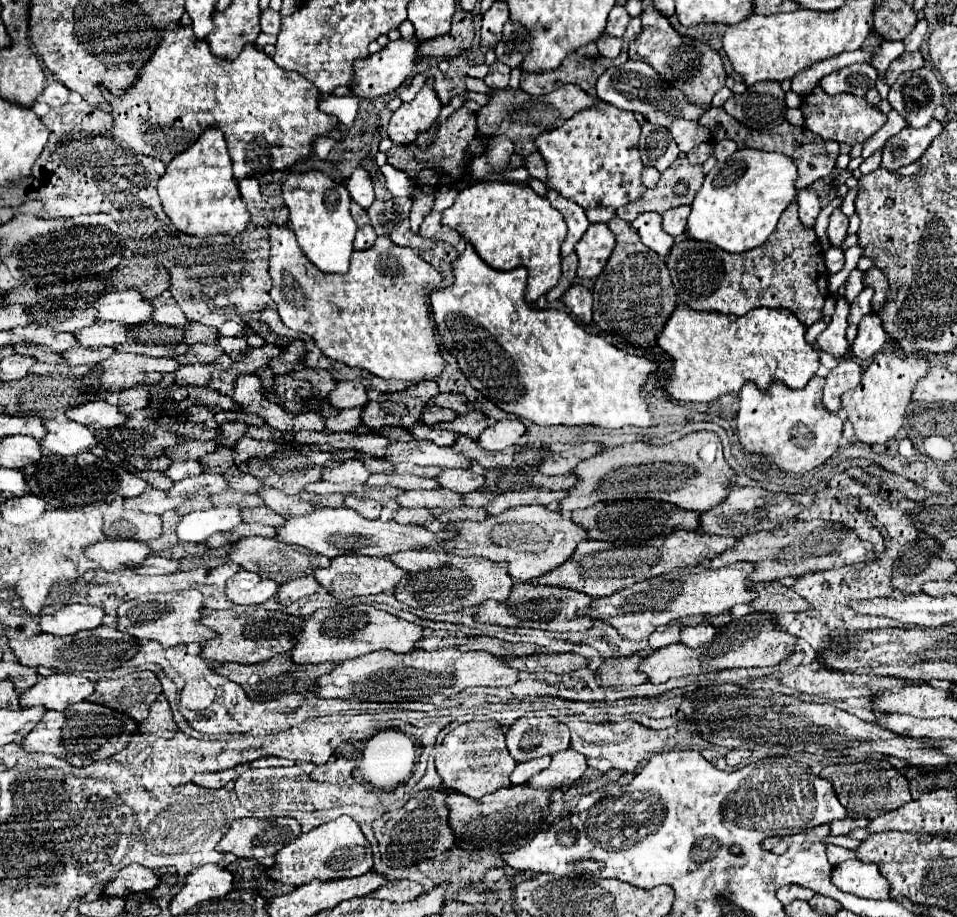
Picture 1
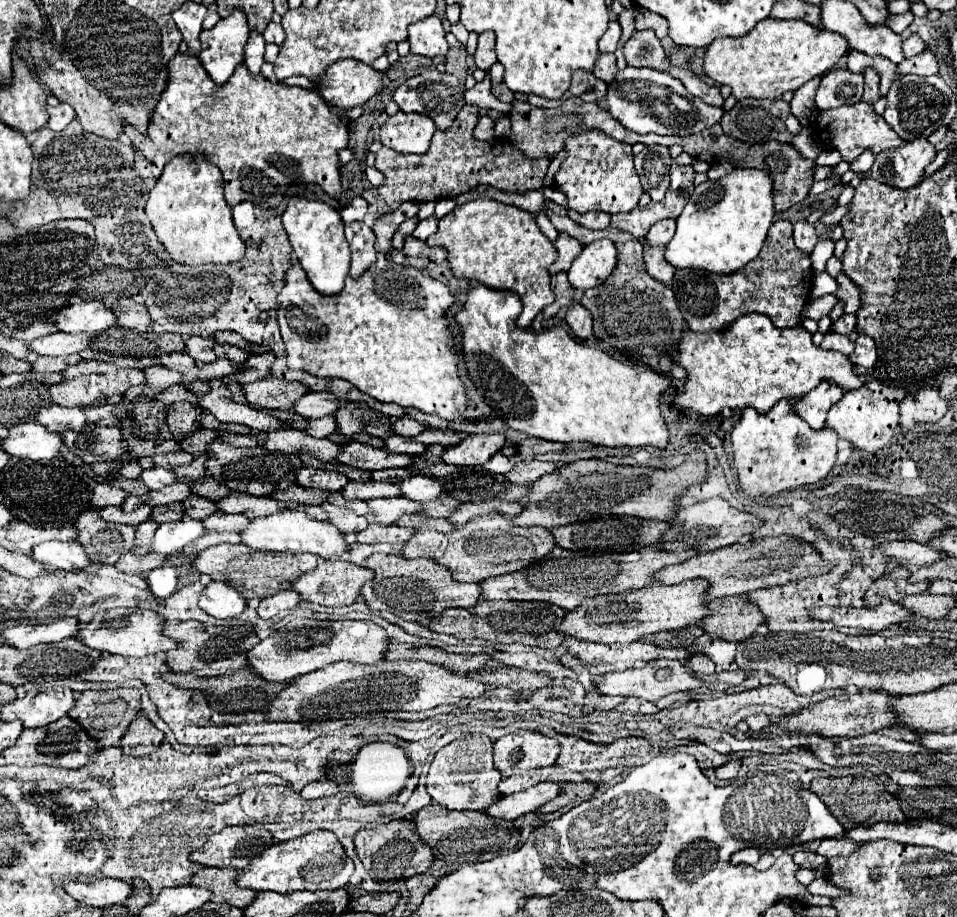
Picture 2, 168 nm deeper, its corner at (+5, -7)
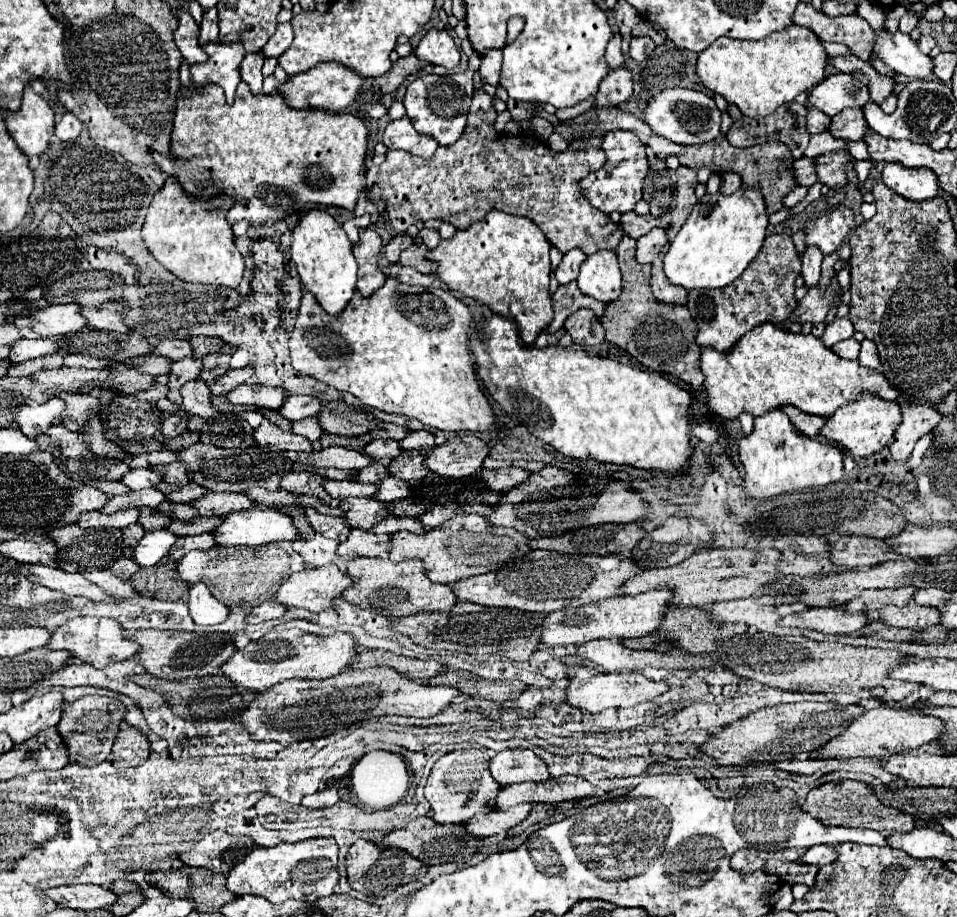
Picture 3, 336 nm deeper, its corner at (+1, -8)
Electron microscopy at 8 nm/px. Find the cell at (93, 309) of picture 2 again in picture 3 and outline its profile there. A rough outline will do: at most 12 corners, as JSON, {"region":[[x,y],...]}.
{"region":[[78,303],[48,305],[32,315],[42,337],[62,337],[88,321]]}

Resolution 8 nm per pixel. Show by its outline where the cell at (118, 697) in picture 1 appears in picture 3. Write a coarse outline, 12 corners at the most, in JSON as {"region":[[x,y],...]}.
{"region":[[116,699],[66,703],[58,733],[70,761],[110,757],[126,711]]}

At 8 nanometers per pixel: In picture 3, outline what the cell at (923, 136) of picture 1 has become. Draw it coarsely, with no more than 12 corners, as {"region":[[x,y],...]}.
{"region":[[886,163],[882,181],[898,195],[922,201],[938,195],[930,169]]}

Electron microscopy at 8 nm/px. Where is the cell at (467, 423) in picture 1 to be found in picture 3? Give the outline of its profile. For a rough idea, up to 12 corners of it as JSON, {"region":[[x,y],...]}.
{"region":[[412,431],[400,441],[406,451],[430,453],[436,437],[430,431]]}

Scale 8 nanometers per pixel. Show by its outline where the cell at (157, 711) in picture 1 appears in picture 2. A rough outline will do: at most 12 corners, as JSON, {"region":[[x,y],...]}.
{"region":[[140,714],[118,742],[122,750],[158,748],[164,734]]}

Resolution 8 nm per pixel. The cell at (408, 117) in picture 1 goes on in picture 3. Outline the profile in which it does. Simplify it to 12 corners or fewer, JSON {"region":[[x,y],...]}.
{"region":[[408,117],[386,125],[384,145],[430,159],[438,143]]}

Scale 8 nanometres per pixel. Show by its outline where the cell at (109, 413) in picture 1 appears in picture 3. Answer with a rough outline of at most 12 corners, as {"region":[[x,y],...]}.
{"region":[[66,401],[24,405],[14,423],[28,437],[62,421]]}

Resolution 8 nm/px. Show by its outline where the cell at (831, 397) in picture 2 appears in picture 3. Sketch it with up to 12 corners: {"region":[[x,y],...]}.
{"region":[[790,405],[782,411],[800,433],[816,439],[828,417],[814,417]]}

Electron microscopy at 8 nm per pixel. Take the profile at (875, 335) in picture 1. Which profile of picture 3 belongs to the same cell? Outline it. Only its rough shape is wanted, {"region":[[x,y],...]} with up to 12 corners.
{"region":[[862,341],[858,363],[868,369],[880,367],[876,345]]}

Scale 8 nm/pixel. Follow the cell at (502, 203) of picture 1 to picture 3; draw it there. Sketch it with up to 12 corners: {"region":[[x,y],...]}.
{"region":[[502,211],[426,257],[450,291],[516,319],[532,345],[554,315],[550,243]]}

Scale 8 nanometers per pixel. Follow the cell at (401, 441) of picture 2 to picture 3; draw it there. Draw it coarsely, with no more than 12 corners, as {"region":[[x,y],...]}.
{"region":[[374,439],[364,453],[376,461],[400,457],[404,451],[394,439]]}

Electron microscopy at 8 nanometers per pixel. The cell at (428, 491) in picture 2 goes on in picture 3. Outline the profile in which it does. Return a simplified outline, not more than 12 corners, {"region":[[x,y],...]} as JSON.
{"region":[[398,477],[380,481],[380,501],[400,501],[412,493],[410,485]]}

